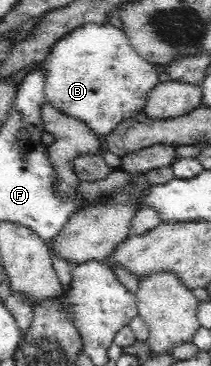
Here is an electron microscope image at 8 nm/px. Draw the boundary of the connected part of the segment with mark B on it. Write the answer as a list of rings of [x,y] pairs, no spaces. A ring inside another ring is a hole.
[[[86,24],[86,26],[75,28],[74,31],[63,36],[62,39],[56,41],[56,44],[52,46],[50,54],[44,59],[44,94],[46,100],[54,108],[58,108],[60,112],[67,113],[68,116],[75,116],[78,120],[82,120],[91,128],[92,132],[95,132],[97,136],[106,137],[113,128],[116,128],[117,124],[120,124],[122,120],[128,120],[132,116],[136,116],[136,113],[143,112],[145,107],[147,96],[150,90],[158,84],[158,72],[151,62],[145,61],[137,52],[136,49],[129,43],[128,37],[125,35],[123,29],[120,29],[112,24]]]

